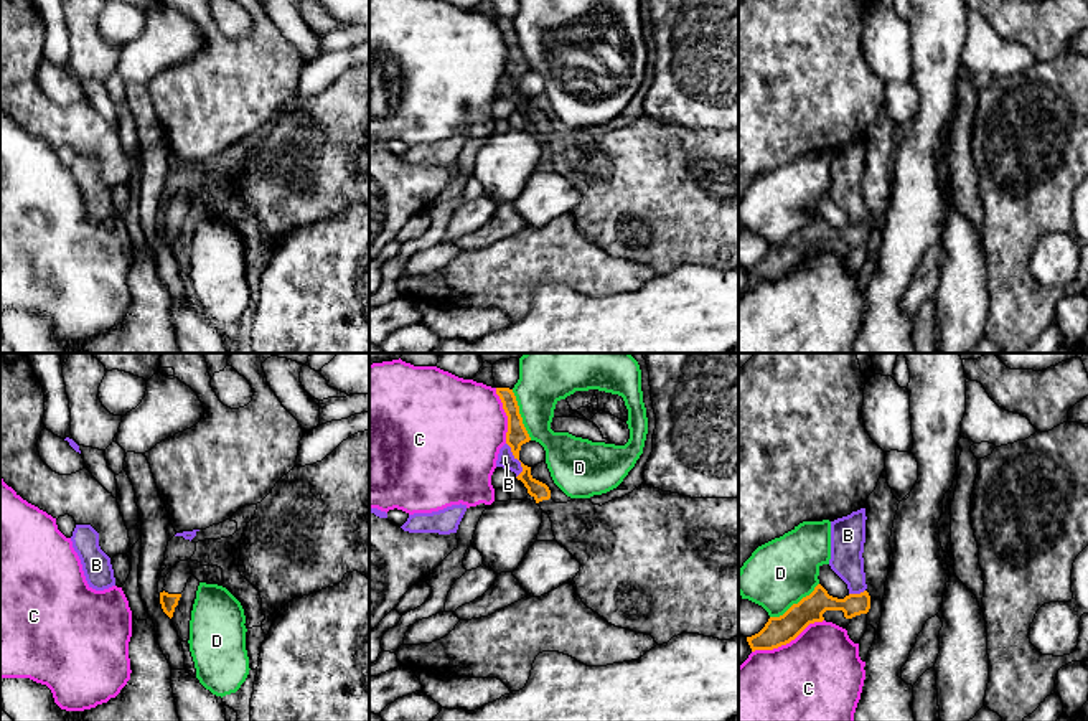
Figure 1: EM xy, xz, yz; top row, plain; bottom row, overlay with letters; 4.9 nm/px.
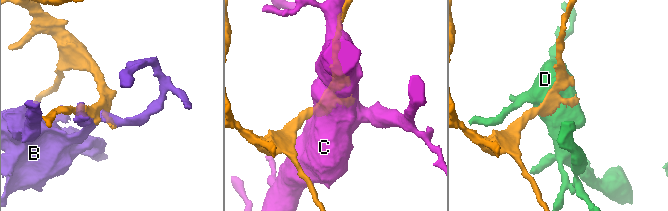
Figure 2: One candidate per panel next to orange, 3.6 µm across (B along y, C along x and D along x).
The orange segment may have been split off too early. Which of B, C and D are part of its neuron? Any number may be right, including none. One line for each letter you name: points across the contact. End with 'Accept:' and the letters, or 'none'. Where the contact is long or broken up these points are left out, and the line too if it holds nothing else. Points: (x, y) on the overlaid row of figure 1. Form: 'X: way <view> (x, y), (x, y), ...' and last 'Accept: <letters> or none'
Accept: none

